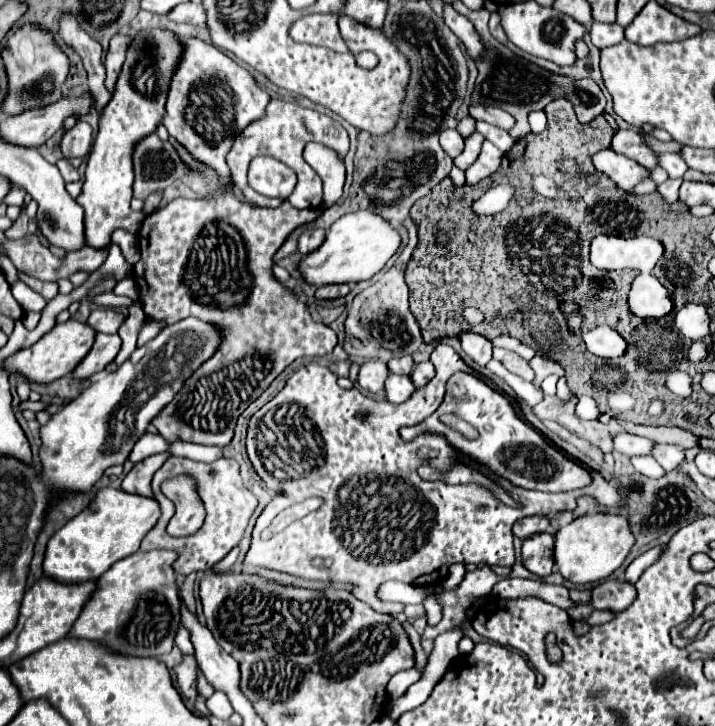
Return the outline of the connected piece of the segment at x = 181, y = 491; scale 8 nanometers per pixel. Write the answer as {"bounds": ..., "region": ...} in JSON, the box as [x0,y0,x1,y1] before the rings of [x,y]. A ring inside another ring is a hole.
{"bounds":[161,477,206,537],"region":[[[175,477],[161,485],[161,491],[175,504],[175,514],[167,525],[167,533],[173,537],[189,536],[199,531],[206,516],[205,509],[193,479]]]}

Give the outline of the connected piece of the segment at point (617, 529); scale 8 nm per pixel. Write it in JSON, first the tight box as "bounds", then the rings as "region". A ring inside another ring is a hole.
{"bounds":[555,513,635,585],"region":[[[619,513],[581,515],[555,533],[555,563],[559,573],[577,585],[601,581],[609,577],[617,567],[621,567],[633,543],[635,537],[631,533],[627,517]]]}

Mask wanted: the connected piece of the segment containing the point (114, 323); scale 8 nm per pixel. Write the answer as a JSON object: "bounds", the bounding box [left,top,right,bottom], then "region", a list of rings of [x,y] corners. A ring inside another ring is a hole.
{"bounds":[87,307,125,333],"region":[[[103,307],[103,309],[93,309],[87,323],[99,333],[117,333],[123,319],[125,319],[123,313],[111,309],[111,307]]]}

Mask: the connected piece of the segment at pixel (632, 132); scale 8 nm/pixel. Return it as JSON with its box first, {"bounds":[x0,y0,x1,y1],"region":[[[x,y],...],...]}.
{"bounds":[611,129,657,169],"region":[[[619,129],[611,141],[611,149],[627,155],[629,159],[635,159],[639,165],[645,165],[649,169],[657,167],[657,155],[653,149],[641,139],[639,129]]]}

